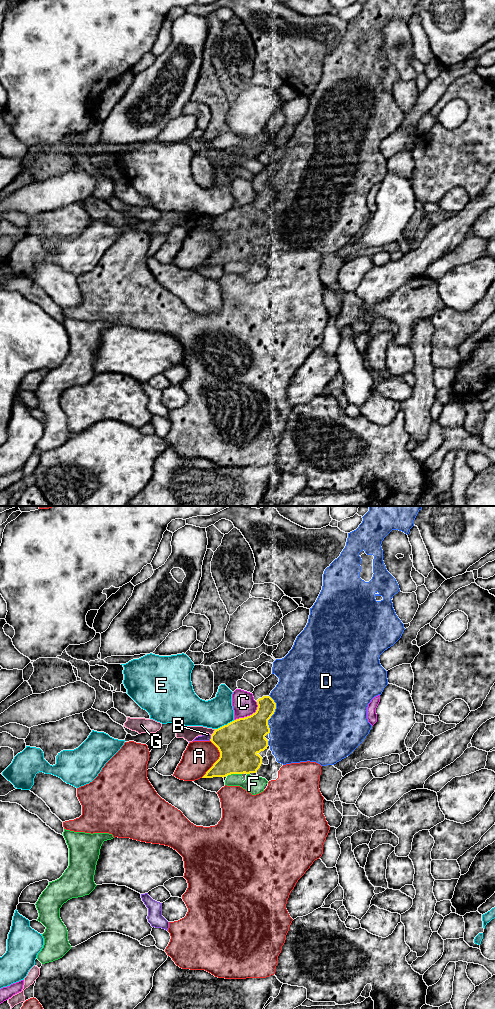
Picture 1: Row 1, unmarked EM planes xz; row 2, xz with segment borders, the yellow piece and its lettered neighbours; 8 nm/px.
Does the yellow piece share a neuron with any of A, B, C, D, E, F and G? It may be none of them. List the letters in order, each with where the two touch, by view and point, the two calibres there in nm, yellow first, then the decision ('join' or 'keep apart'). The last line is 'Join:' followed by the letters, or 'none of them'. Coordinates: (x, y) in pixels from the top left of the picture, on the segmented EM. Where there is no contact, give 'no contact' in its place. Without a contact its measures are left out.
A: xz (218, 759) | 340/260 nm | keep apart
B: xz (211, 738) | 340/60 nm | keep apart
C: xz (250, 715) | 340/180 nm | keep apart
D: xz (273, 713) | 260/500 nm | join
E: xz (224, 725) | 340/240 nm | keep apart
F: xz (234, 773) | 340/140 nm | keep apart
G: xz (214, 732) | 340/120 nm | keep apart
Join: D

